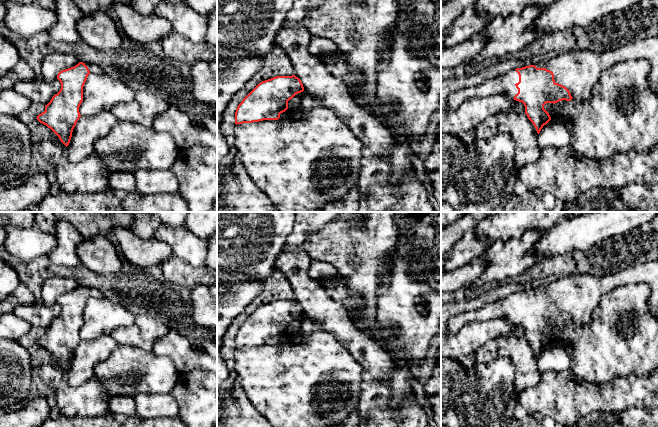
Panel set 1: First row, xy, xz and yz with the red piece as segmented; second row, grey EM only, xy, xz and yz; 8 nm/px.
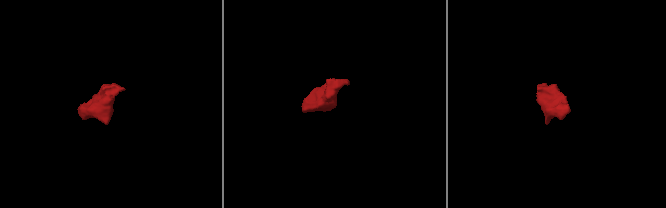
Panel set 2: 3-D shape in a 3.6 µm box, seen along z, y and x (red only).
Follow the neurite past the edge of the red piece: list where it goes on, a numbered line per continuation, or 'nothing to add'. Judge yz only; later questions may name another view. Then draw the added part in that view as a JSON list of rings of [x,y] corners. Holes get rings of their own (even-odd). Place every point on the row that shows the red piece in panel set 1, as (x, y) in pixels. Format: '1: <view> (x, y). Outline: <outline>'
1: yz (578, 70). Outline: [[[658,36],[632,41],[601,53],[572,50],[535,66],[550,71],[553,69],[555,83],[565,86],[574,99],[588,100],[604,71],[629,60],[650,62],[648,82],[650,89],[658,95]]]
2: yz (505, 83). Outline: [[[515,69],[484,82],[481,85],[470,86],[449,95],[443,113],[451,113],[465,100],[471,98],[485,98],[492,95],[506,93],[512,98],[518,93],[515,84],[519,82],[519,75]]]

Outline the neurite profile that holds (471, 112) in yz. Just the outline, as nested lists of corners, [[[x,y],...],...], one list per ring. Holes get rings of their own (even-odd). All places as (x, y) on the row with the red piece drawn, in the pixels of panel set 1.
[[[506,94],[465,100],[451,113],[441,113],[441,134],[469,131],[488,117],[507,110],[513,98]]]

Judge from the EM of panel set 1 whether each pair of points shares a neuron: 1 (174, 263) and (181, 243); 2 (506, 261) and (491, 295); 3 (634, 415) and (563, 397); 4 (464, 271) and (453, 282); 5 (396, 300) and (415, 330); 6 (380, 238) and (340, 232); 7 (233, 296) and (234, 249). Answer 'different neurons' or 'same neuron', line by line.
1: different neurons
2: different neurons
3: different neurons
4: same neuron
5: same neuron
6: same neuron
7: different neurons

